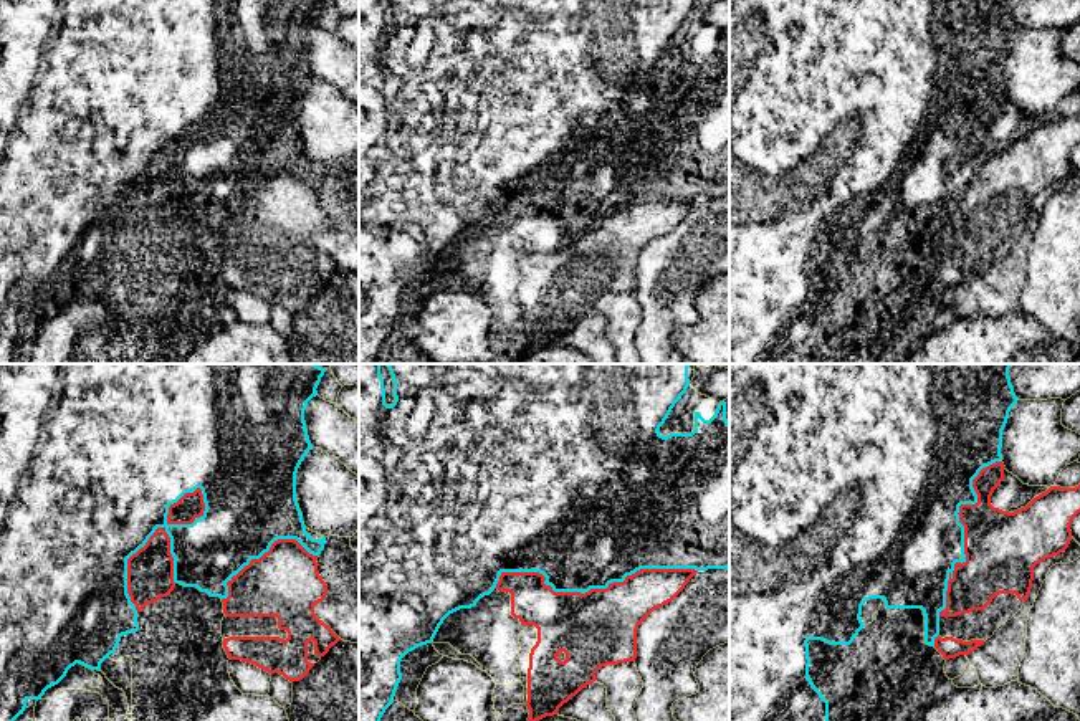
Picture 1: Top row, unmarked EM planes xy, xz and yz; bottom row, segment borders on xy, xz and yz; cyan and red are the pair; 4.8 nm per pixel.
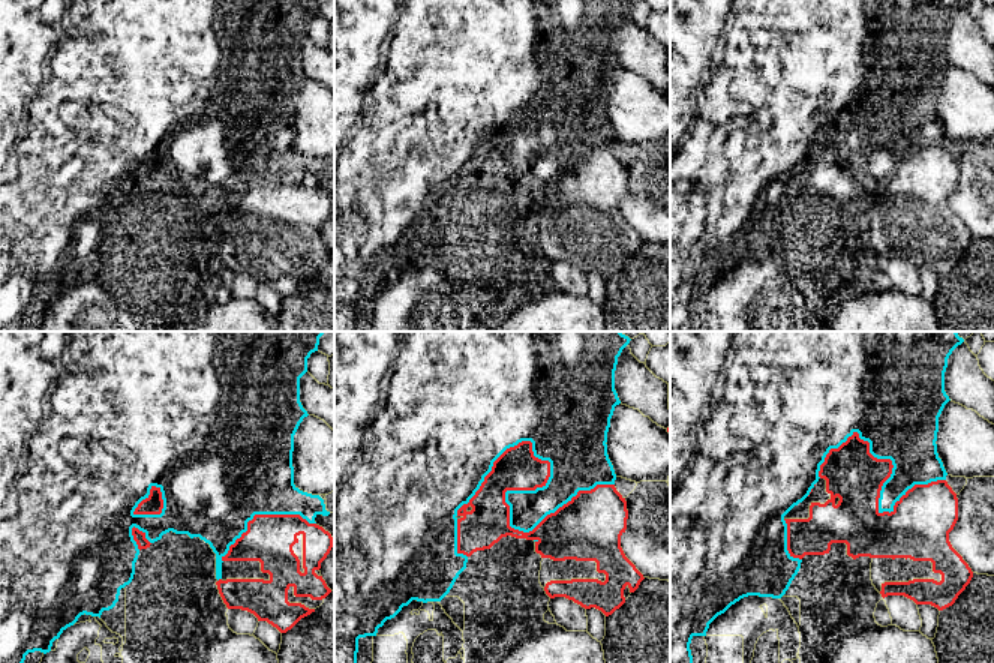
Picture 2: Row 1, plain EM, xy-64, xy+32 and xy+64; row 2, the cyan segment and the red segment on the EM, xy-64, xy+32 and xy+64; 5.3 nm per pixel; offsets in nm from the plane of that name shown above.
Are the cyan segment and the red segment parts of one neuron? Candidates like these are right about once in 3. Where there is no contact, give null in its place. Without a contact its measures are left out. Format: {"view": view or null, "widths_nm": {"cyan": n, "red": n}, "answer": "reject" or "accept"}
{"view": "xz", "widths_nm": {"cyan": 500, "red": 360}, "answer": "reject"}

